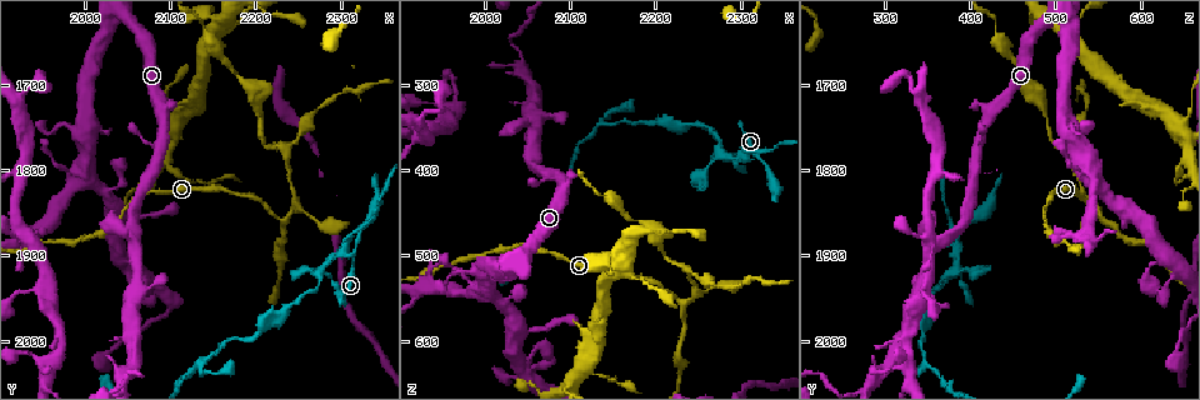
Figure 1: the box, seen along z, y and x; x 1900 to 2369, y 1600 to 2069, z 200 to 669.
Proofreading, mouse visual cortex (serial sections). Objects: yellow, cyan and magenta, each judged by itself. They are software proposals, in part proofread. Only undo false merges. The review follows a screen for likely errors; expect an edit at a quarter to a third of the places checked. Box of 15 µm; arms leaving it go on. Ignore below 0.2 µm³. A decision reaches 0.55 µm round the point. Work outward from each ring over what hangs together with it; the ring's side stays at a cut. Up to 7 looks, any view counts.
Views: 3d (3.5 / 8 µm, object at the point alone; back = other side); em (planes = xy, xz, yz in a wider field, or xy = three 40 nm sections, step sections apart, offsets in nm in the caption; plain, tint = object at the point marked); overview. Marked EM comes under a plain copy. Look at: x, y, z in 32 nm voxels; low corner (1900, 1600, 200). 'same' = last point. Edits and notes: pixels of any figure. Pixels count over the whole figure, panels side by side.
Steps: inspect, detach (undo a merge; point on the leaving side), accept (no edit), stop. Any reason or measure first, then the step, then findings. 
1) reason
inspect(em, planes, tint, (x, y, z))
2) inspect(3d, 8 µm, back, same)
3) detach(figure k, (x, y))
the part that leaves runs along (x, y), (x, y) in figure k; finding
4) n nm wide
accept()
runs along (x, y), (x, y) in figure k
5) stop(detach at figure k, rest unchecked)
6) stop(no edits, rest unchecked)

arms part here
inspect(em, xy, step 5, tint, (2230, 1860, 555))

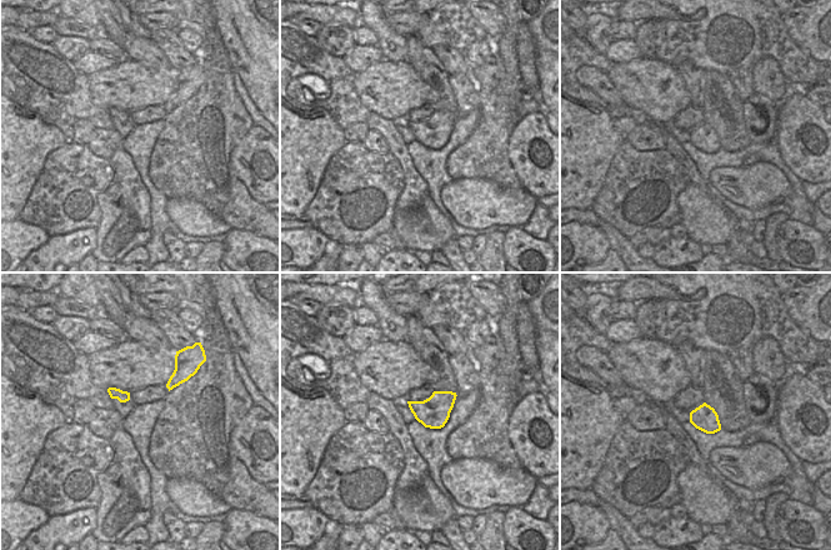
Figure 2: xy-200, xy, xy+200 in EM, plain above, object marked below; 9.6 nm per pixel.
see where the arms go
inspect(3d, 3.5 µm, same)

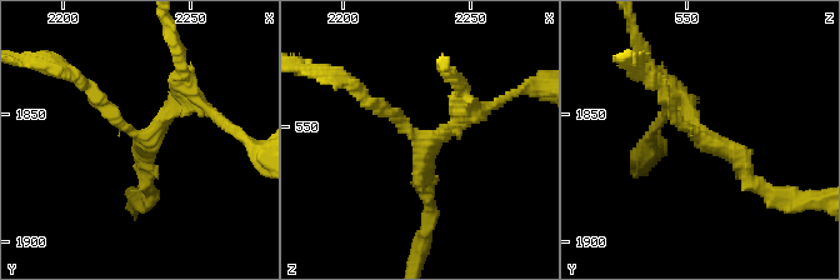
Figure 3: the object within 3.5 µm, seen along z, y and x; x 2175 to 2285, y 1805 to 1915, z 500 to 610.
arms of 150, 200, 200 nm
accept()
runs along (368, 103), (418, 138), (453, 129), (464, 103) in figure 3; all the same cell

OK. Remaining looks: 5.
thin neck
inspect(3d, 8 µm, back, (2315, 1900, 380))

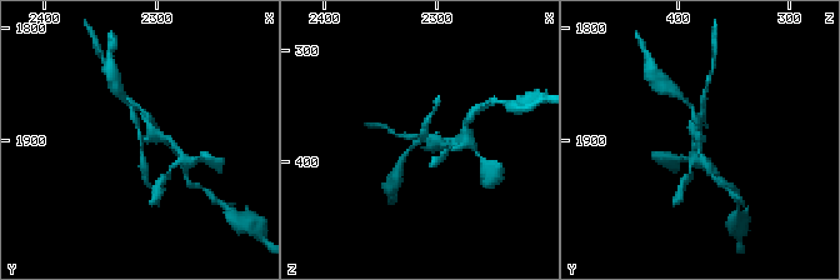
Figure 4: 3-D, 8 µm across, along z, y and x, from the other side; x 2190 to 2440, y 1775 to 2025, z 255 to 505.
closer look
inspect(3d, 3.5 µm, (2316, 1900, 382))

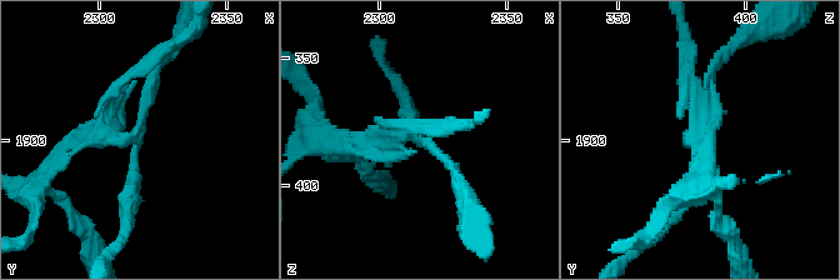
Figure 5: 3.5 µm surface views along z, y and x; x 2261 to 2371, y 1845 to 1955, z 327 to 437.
detach(figure 5, (394, 138))
the part that leaves runs along (405, 130), (328, 151), (313, 139) in figure 5; two cells meet here

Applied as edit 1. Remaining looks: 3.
see it whole again
inspect(overview)

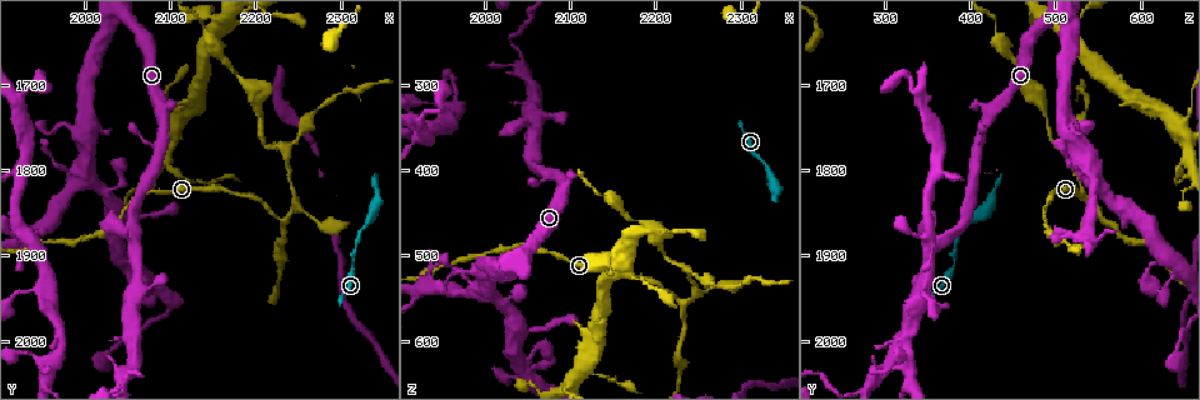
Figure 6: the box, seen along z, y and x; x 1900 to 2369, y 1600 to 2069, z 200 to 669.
abrupt turn
inspect(3d, 3.5 µm, (2215, 1770, 505))

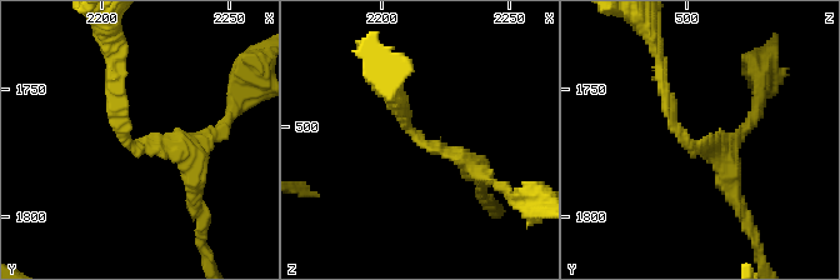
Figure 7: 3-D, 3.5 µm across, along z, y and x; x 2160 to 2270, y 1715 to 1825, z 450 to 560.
arms of 150, 300 nm; need the tissue
inspect(em, xy, step 5, tint, (2214, 1774, 502))

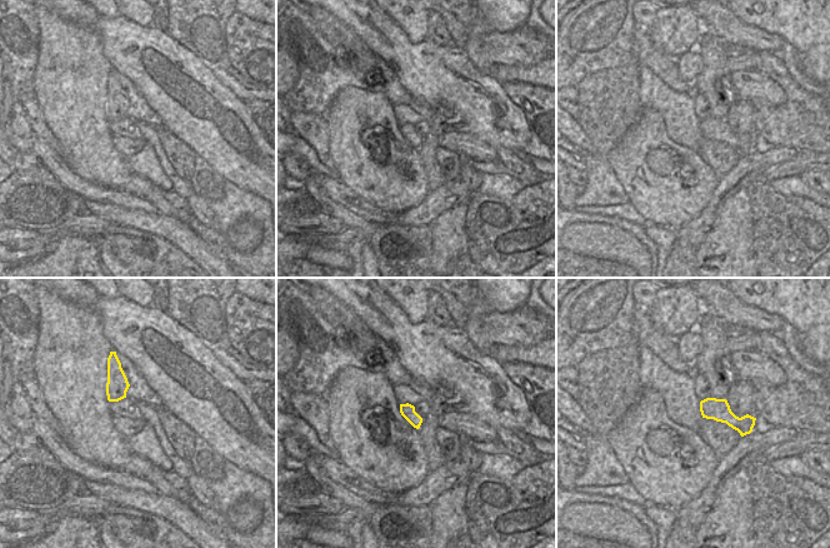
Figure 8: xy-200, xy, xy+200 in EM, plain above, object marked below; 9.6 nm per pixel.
accept()
runs along (191, 171), (176, 144), (126, 140), (115, 75) in figure 7; continuous, no second cell

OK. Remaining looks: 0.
stop(detach at figure 5, rest unchecked)

